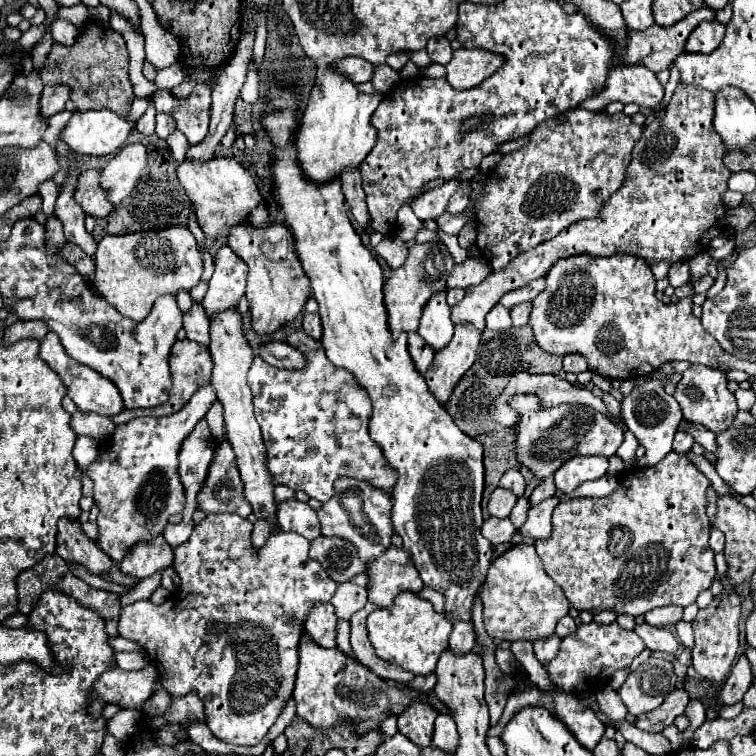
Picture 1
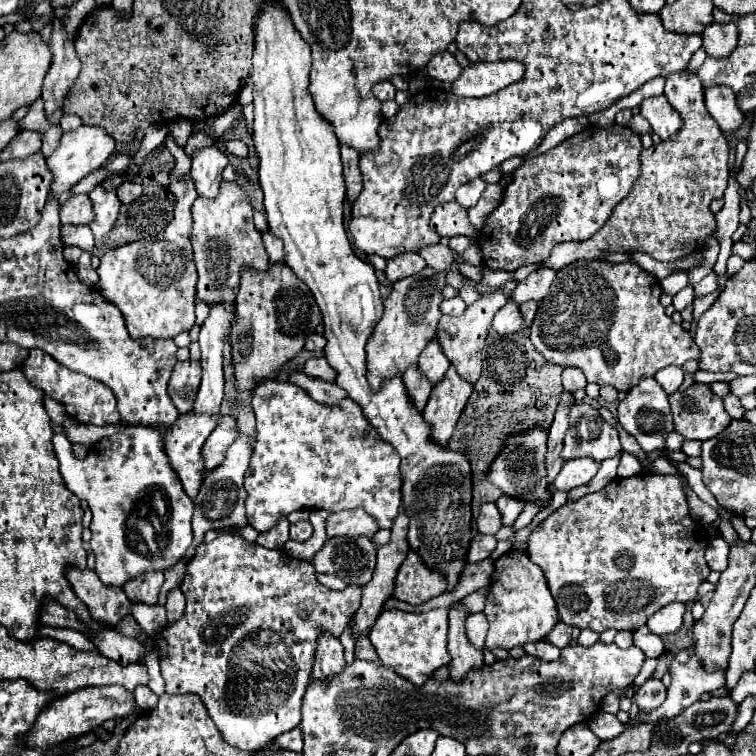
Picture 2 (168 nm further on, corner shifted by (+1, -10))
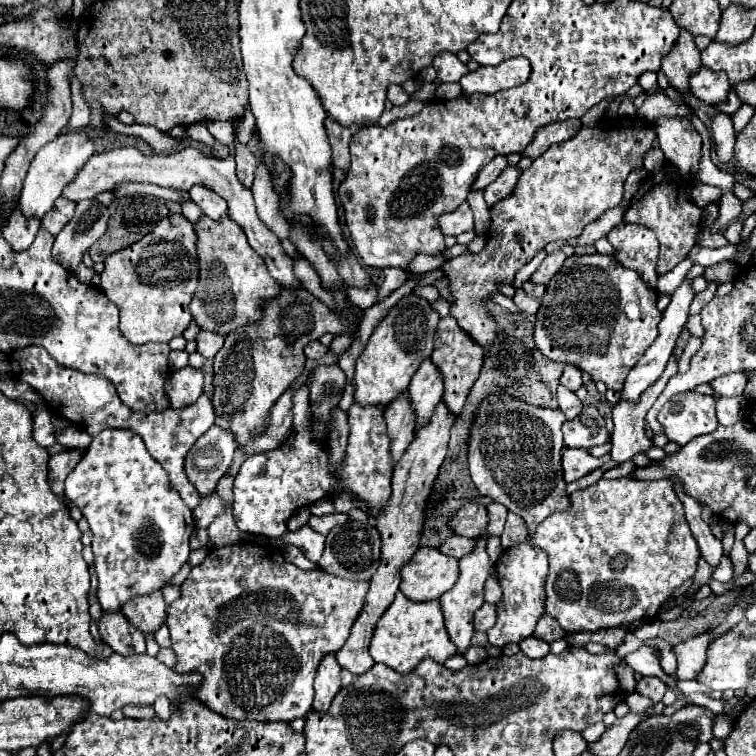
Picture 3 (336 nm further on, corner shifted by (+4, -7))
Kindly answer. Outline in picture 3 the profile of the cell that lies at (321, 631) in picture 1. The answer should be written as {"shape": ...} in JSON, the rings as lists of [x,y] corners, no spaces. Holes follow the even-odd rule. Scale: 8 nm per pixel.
{"shape":[[[328,653],[328,657],[324,657],[324,661],[320,661],[318,671],[316,671],[316,679],[314,679],[314,703],[312,709],[326,713],[334,695],[340,691],[342,679],[340,679],[340,665],[336,665],[334,653]]]}

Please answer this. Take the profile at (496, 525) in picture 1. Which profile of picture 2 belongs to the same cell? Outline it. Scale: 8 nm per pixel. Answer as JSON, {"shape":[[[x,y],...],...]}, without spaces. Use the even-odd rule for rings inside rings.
{"shape":[[[475,534],[475,536],[471,538],[469,550],[467,550],[467,560],[469,560],[469,562],[481,562],[481,560],[485,560],[485,558],[491,556],[491,552],[495,550],[495,546],[497,546],[495,536]]]}

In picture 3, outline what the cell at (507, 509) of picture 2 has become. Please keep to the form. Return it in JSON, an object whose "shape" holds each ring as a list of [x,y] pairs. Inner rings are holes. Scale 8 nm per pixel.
{"shape":[[[488,503],[486,509],[490,513],[490,535],[502,535],[508,511],[502,505],[498,505],[498,503]]]}

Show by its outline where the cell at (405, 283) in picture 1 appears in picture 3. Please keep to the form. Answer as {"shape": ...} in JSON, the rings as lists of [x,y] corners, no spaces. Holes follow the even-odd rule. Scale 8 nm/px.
{"shape":[[[414,291],[396,303],[388,315],[376,325],[362,355],[356,359],[354,375],[354,399],[360,405],[388,405],[394,397],[404,393],[410,385],[414,371],[420,363],[432,355],[432,339],[440,315],[432,309],[430,301],[422,299]]]}

